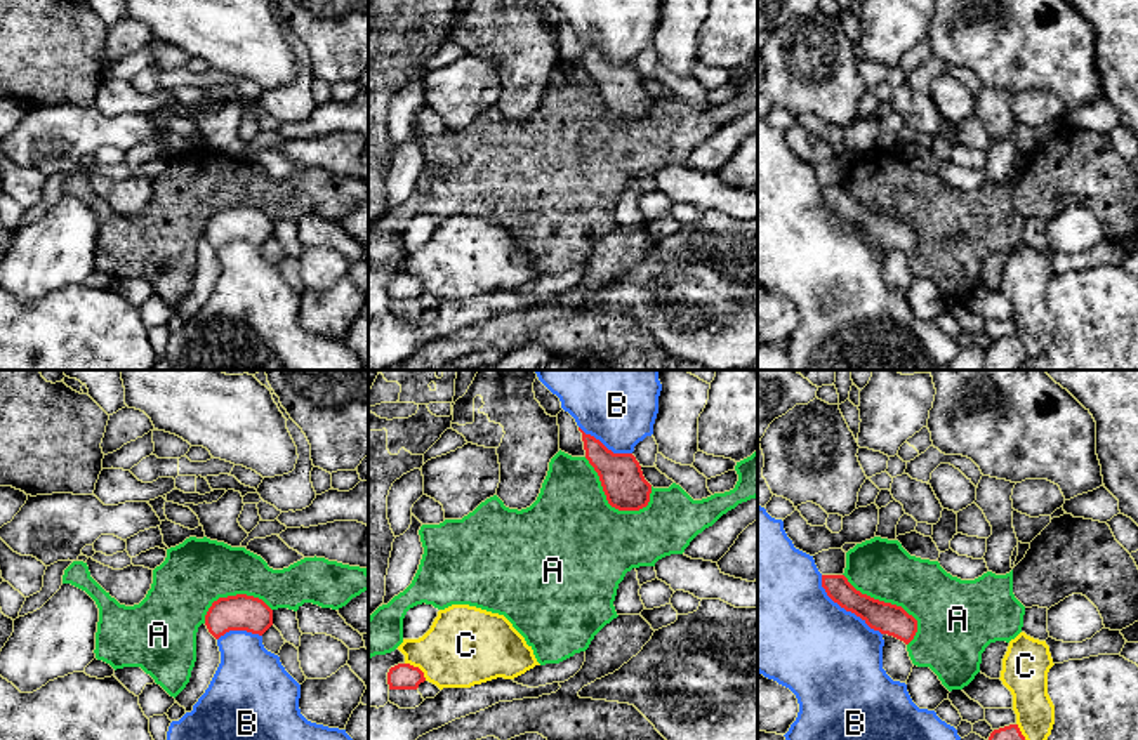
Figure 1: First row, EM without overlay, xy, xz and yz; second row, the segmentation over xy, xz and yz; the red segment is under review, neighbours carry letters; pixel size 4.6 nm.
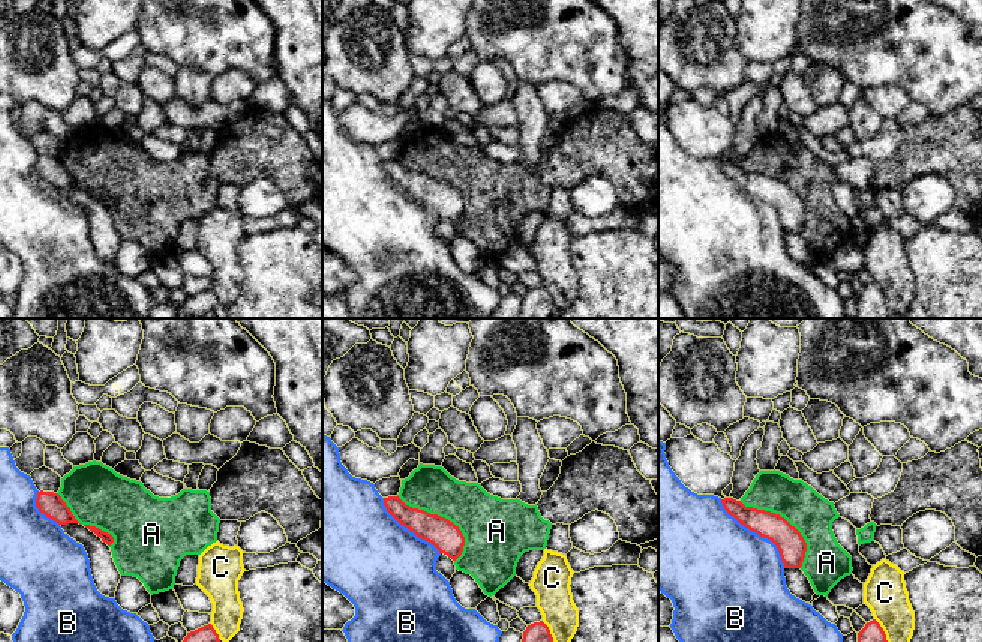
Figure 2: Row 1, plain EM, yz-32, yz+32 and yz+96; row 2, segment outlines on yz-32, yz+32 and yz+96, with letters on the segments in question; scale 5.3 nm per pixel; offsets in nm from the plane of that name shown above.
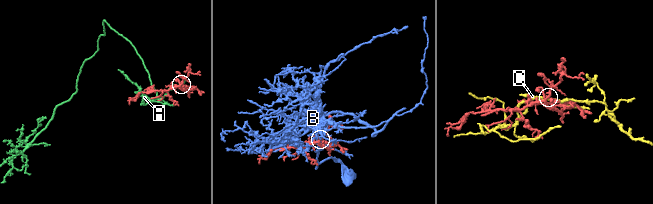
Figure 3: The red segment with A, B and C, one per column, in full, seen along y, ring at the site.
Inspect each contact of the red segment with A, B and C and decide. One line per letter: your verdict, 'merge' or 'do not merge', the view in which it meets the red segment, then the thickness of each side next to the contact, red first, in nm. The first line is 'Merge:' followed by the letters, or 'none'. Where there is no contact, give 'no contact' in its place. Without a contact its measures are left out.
Merge: none
A: do not merge | xz | 200/480 nm
B: do not merge | yz | 140/460 nm
C: do not merge | xz | 130/360 nm

